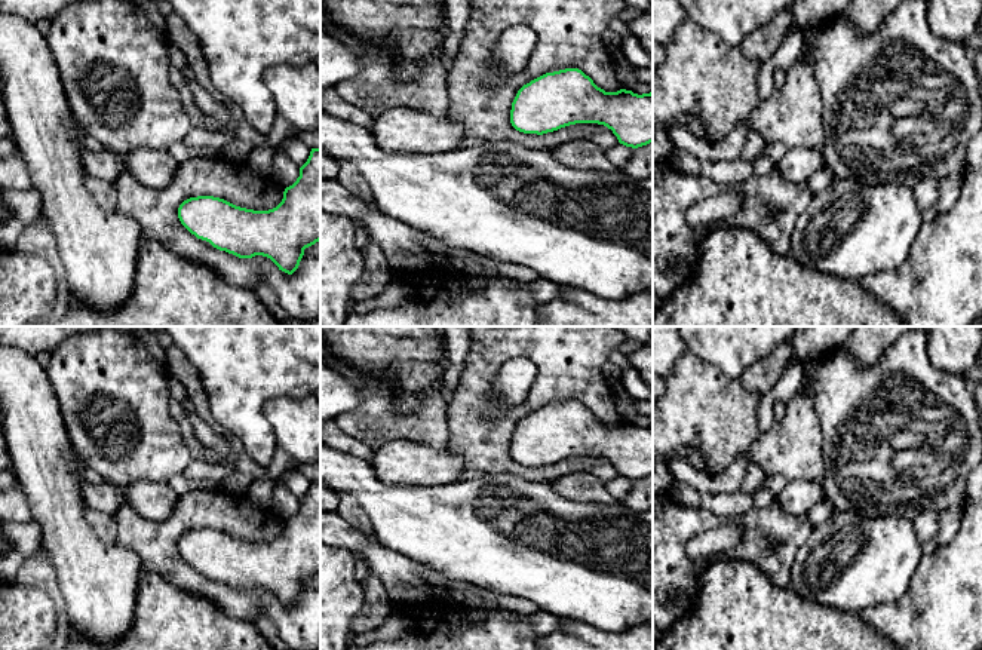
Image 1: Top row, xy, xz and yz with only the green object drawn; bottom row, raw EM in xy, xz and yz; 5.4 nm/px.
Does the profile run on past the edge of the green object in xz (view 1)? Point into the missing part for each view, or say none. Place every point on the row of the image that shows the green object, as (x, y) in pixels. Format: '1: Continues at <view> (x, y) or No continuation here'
1: No continuation here

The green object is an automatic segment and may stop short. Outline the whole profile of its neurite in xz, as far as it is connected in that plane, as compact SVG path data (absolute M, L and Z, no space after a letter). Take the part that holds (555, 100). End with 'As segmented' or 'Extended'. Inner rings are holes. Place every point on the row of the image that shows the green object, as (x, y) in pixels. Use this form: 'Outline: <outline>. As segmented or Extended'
Outline: M565 68L524 85L512 102L510 123L519 132L537 135L576 123L598 123L611 129L620 144L638 148L653 142L653 92L642 95L626 89L605 92L581 70Z. As segmented

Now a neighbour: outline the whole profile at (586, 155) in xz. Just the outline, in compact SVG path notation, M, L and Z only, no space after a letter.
M584 141L584 142L568 142L553 148L553 156L565 166L574 169L599 169L610 172L614 166L605 156L605 150L599 145Z

